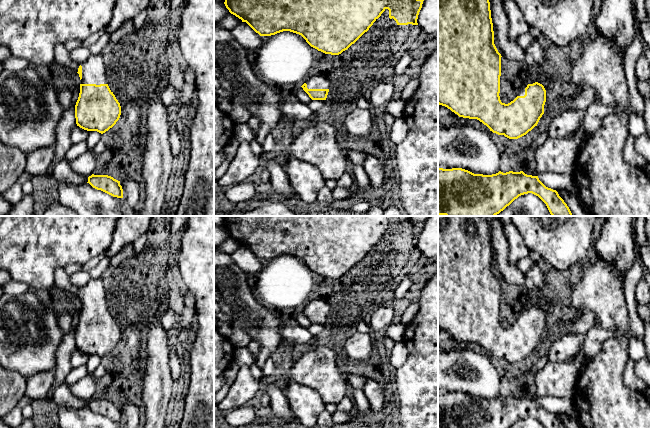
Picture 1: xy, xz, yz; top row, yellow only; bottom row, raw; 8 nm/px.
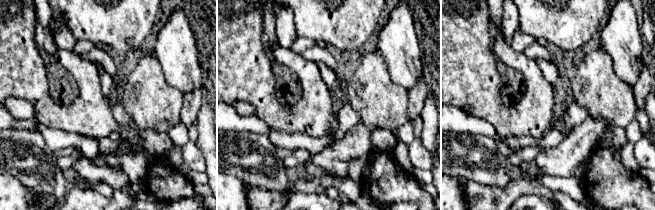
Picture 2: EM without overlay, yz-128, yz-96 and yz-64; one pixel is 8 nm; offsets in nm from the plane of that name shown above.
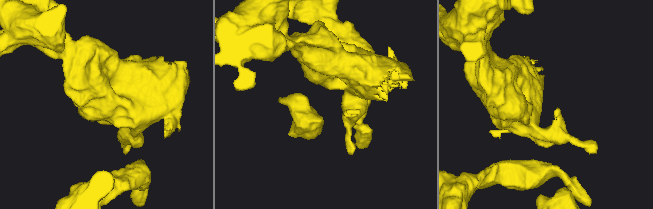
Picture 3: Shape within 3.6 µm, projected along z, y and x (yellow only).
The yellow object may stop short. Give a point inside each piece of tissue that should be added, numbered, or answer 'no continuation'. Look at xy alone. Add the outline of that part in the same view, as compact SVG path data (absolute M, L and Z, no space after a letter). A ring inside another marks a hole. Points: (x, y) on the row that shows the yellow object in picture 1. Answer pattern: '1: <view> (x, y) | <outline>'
1: xy (94, 66) | M64 44L55 47L54 63L64 66L73 72L78 72L82 66L82 79L80 84L107 84L106 58L101 54L91 54L84 59L73 58Z

